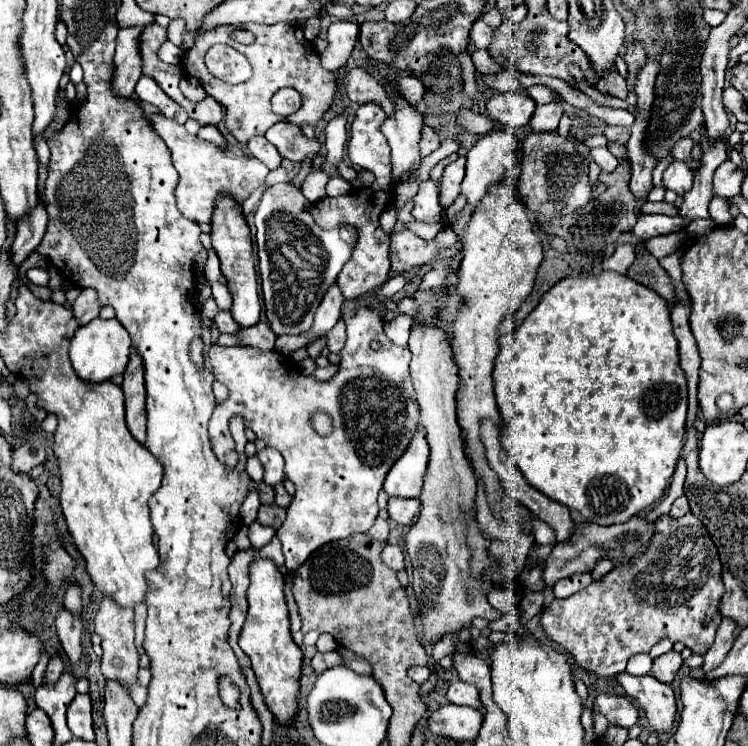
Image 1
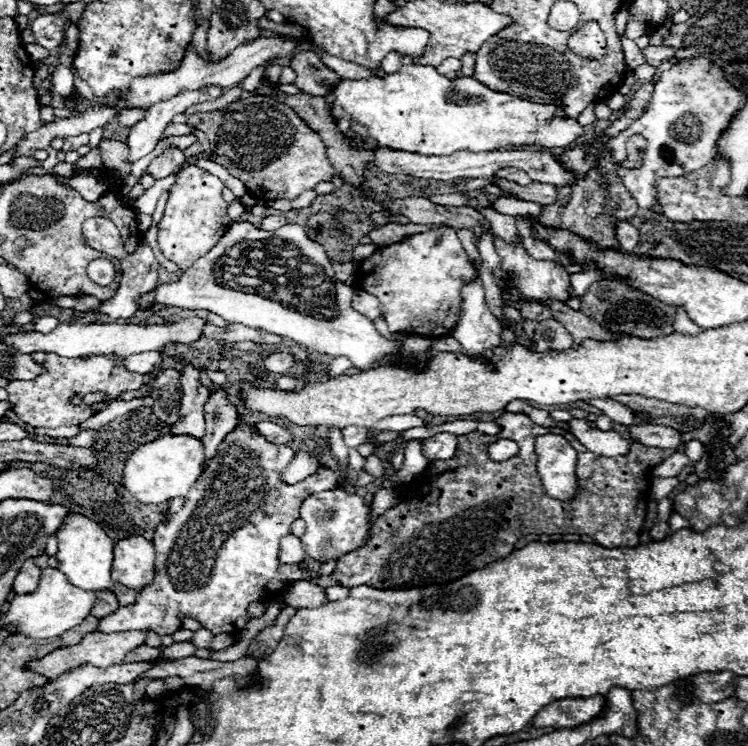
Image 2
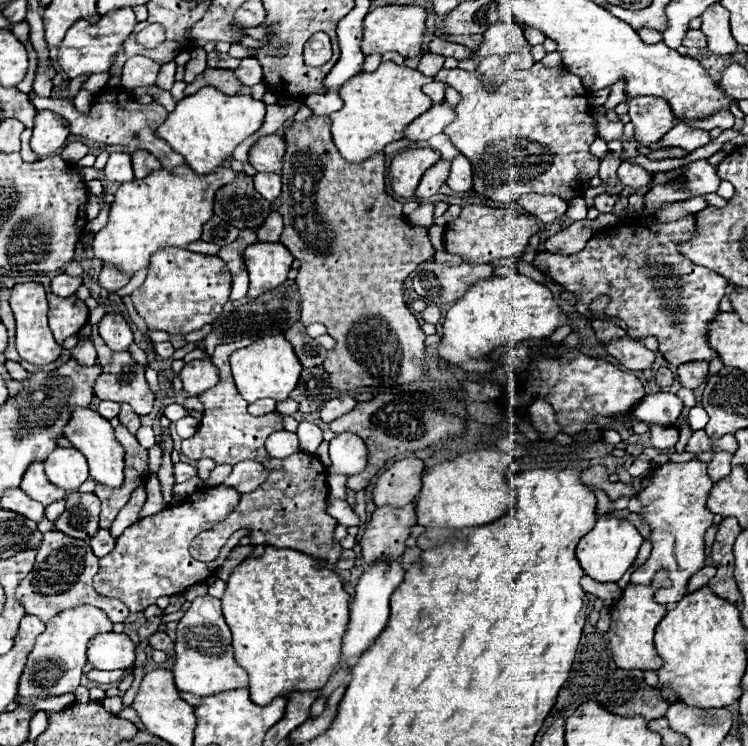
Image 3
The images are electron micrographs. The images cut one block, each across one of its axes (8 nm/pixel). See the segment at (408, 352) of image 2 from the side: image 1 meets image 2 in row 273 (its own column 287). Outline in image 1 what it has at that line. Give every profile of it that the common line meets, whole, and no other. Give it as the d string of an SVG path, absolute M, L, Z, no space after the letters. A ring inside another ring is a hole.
M274 184L266 188L260 208L254 214L254 224L256 224L256 238L258 238L258 266L260 266L260 278L262 278L262 296L264 296L264 306L266 306L266 318L270 322L270 328L274 334L302 334L312 326L312 316L316 308L320 306L320 300L324 298L324 292L336 282L342 266L350 260L352 250L356 246L356 228L348 225L341 225L333 230L322 230L310 216L310 202L304 198L304 194L294 188L292 184ZM268 242L276 244L278 250L282 252L284 248L294 248L296 256L284 256L282 260L288 260L286 266L290 268L276 268L272 262L272 252L268 250Z

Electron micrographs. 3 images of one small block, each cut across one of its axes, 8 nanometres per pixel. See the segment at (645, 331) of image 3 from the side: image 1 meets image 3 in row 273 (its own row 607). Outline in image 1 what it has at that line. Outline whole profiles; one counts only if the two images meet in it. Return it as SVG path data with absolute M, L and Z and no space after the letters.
M692 512L682 518L664 514L654 522L652 540L642 556L634 556L626 564L616 564L614 570L610 570L602 580L594 580L586 590L580 590L568 598L554 598L550 606L542 608L540 624L544 634L556 642L556 646L580 668L596 672L598 676L614 678L624 672L632 654L650 652L650 648L662 638L680 642L694 654L708 652L722 620L716 612L722 594L722 562L704 524Z

